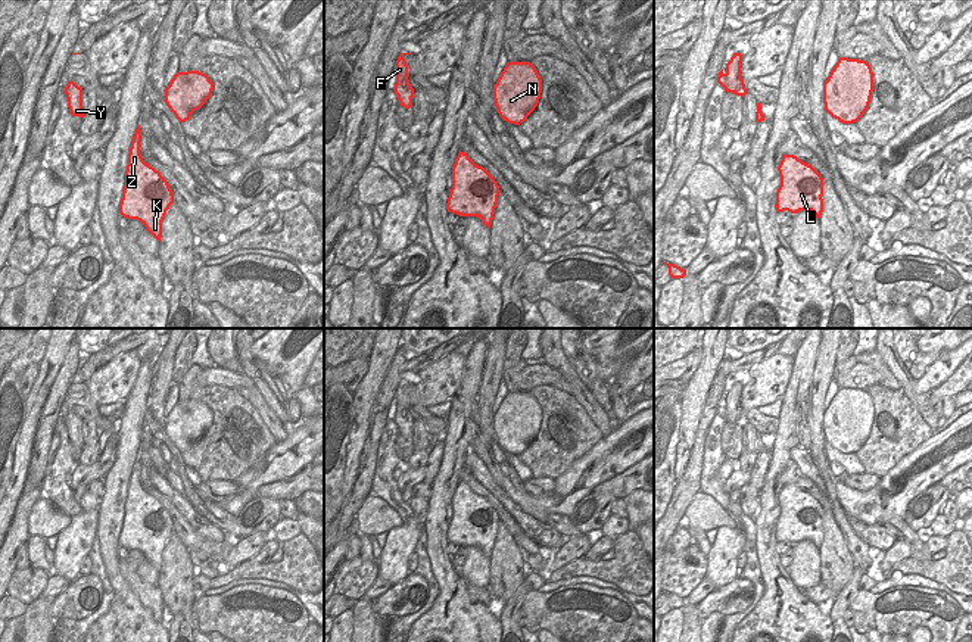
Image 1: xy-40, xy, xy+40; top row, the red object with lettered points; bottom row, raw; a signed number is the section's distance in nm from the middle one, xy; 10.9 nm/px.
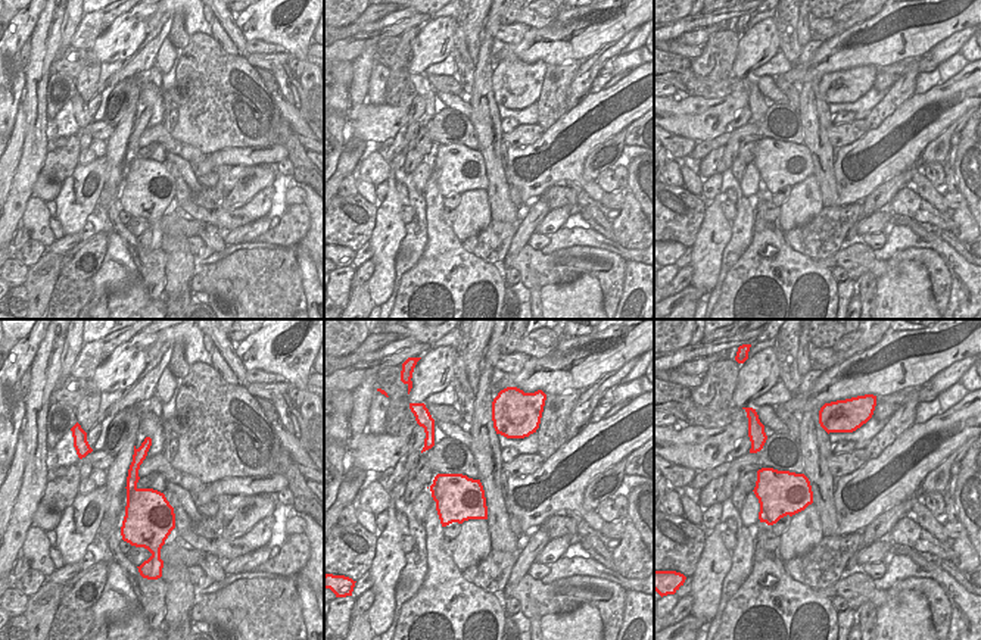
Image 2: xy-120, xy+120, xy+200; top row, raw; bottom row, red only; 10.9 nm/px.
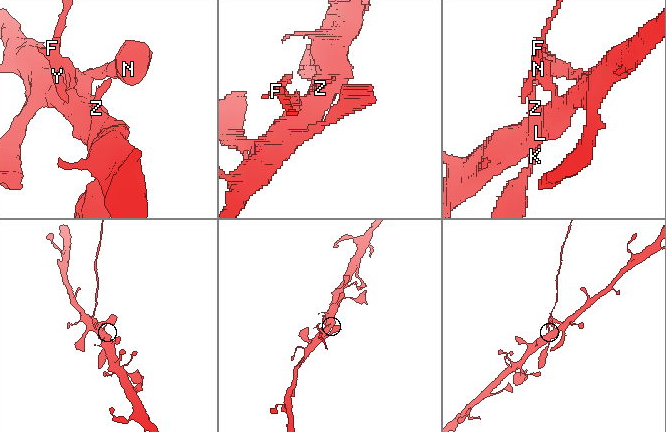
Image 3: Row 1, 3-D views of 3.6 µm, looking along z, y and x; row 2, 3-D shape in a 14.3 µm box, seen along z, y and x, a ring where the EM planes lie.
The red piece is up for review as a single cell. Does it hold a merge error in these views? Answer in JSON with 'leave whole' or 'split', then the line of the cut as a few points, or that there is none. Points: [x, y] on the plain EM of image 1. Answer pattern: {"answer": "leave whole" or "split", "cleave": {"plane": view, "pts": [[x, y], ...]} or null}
{"answer": "split", "cleave": {"plane": "xy+40", "pts": [[741, 410], [744, 424]]}}

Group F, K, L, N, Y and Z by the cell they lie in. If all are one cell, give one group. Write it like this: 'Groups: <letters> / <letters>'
Groups: F Y / K L N Z

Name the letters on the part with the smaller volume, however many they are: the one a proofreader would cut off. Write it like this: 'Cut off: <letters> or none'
Cut off: F, Y

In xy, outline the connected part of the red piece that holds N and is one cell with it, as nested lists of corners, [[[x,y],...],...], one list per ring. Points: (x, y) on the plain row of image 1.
[[[508,392],[493,415],[496,442],[520,455],[538,436],[540,423],[542,409],[530,392]]]

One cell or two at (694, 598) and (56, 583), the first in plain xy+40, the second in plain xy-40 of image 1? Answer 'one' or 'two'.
one

